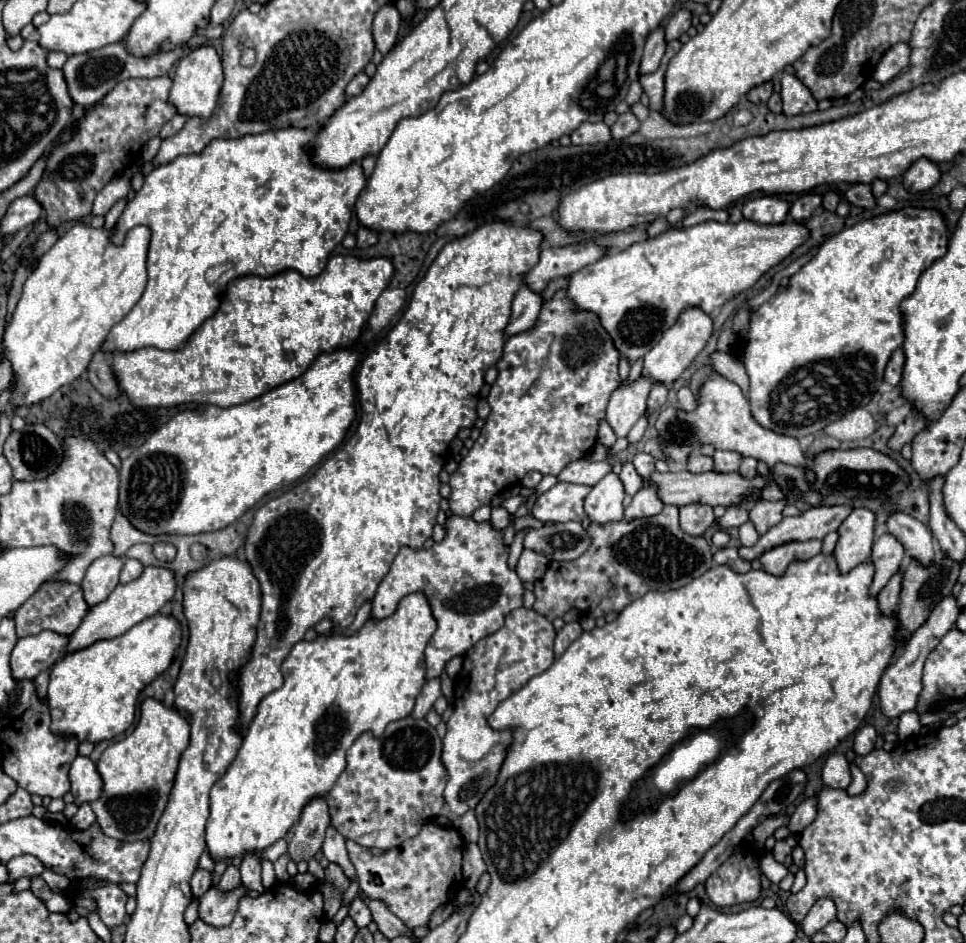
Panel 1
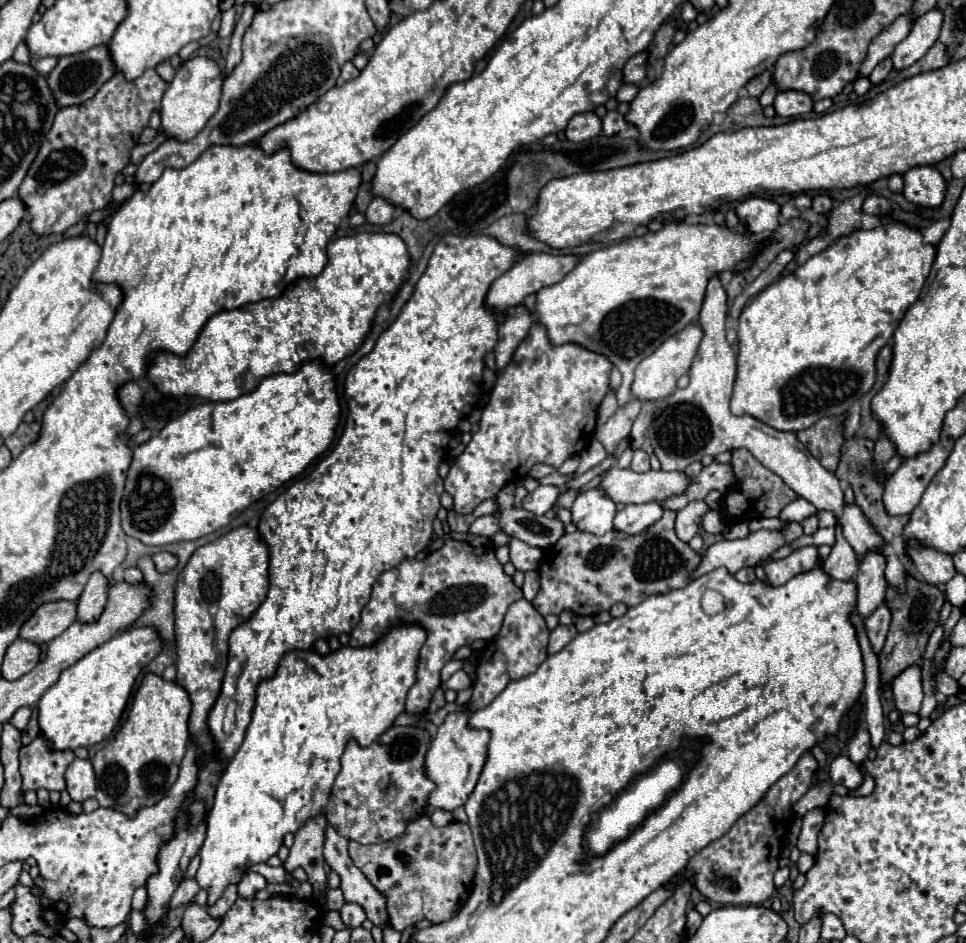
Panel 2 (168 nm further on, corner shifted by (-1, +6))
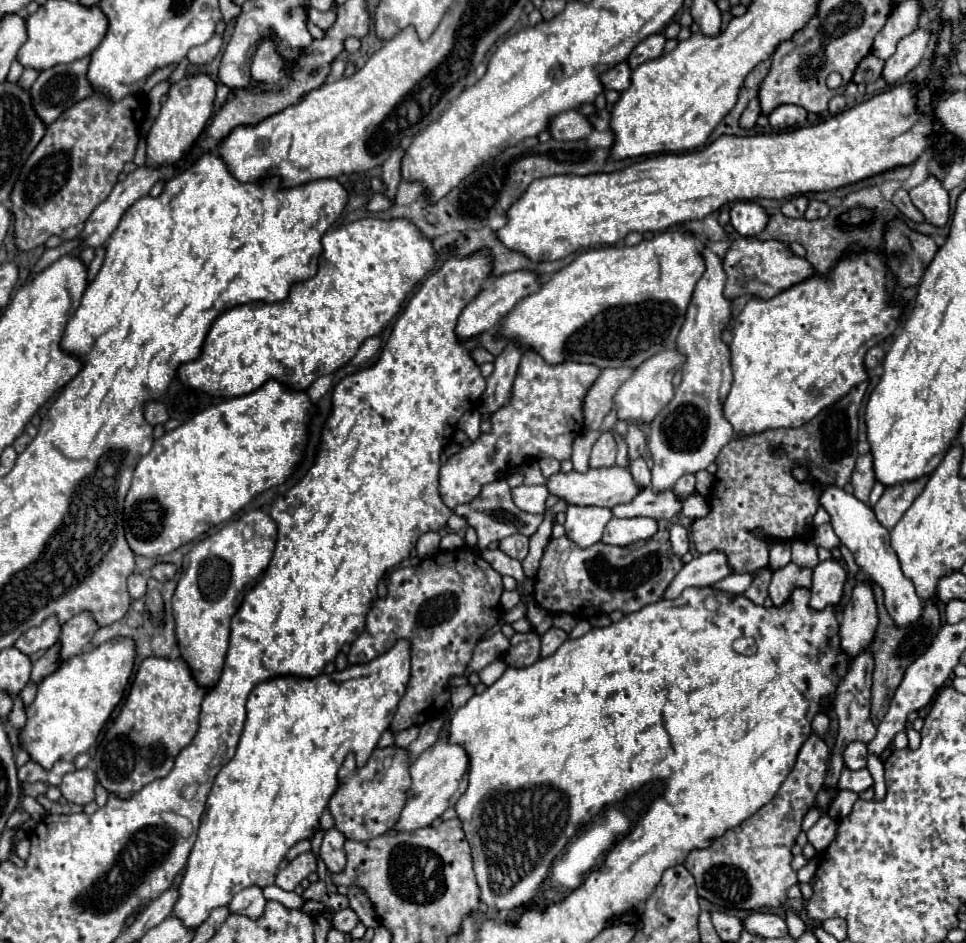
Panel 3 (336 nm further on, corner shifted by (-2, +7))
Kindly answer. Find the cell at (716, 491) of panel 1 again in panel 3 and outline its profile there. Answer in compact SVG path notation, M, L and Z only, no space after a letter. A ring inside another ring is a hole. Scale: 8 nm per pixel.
M612 466L612 468L592 468L584 474L572 470L568 474L556 472L546 480L546 488L550 494L562 498L566 504L576 504L576 506L602 506L602 508L614 508L616 504L630 502L638 492L640 486L634 482L632 474L628 468Z

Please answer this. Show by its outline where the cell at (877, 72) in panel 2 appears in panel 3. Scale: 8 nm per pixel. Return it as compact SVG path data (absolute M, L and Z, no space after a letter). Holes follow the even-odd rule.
M868 54L868 56L858 64L852 82L856 82L856 84L860 84L860 82L864 82L864 84L876 82L876 80L880 78L880 74L882 74L882 68L884 68L884 60Z

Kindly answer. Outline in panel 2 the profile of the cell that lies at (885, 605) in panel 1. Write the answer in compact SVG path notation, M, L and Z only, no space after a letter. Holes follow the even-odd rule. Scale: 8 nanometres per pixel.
M881 603L869 617L865 617L865 631L875 653L879 653L885 643L889 623L891 623L891 611L887 611L887 603Z

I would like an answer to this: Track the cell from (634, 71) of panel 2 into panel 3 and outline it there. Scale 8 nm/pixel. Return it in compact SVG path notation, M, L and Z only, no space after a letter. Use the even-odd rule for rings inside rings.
M620 62L612 70L606 70L604 74L600 74L600 82L602 82L604 90L624 92L630 86L630 72L632 70L630 70L628 62Z

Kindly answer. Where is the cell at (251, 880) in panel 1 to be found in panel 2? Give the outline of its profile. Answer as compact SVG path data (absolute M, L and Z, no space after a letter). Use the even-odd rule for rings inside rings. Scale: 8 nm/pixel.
M249 871L249 873L245 873L243 879L239 881L239 895L251 899L251 897L255 897L255 893L257 893L259 889L265 889L265 887L267 887L265 877L259 875L259 873Z

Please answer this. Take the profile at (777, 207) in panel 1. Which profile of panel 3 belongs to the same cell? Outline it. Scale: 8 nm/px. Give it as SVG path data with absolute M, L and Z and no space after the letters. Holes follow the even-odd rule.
M736 202L730 208L730 224L740 236L758 236L768 224L768 214L754 202Z

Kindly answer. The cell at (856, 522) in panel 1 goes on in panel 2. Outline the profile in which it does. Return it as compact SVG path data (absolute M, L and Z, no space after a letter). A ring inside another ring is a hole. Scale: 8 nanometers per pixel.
M835 527L835 545L831 555L823 561L825 571L833 577L833 579L853 579L855 571L859 569L859 557L857 553L851 549L851 545L845 541L841 527Z

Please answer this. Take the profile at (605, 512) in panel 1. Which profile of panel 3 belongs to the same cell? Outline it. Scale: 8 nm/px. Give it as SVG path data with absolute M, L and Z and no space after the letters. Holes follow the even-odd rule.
M568 506L564 530L566 536L580 548L588 548L602 538L604 526L612 518L608 508L598 506Z

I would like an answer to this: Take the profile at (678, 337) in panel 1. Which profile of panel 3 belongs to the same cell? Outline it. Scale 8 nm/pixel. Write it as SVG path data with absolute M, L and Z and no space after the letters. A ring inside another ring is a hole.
M666 350L666 352L660 352L652 358L648 358L640 368L636 368L632 378L626 380L614 396L618 420L636 422L636 424L650 424L652 418L656 418L656 414L672 400L672 394L674 394L672 376L676 370L680 370L682 364L684 364L684 356L678 350Z

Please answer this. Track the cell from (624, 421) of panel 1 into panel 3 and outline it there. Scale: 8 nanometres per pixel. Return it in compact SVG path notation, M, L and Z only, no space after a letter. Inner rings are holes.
M602 432L590 452L590 468L608 468L616 464L616 442L610 432Z

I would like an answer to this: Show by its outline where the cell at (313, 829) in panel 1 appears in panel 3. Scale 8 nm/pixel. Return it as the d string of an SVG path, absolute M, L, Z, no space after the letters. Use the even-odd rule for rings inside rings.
M304 852L298 858L294 858L286 868L282 868L278 872L276 886L280 886L282 890L294 890L314 870L316 870L316 858L314 858L314 854L312 852Z

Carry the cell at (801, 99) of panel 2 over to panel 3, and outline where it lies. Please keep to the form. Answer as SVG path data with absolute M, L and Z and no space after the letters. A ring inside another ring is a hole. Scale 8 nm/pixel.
M784 104L784 106L778 106L770 116L770 126L772 130L780 132L780 130L786 130L786 128L792 128L792 126L798 126L800 122L804 122L808 116L808 112L800 106L794 106L794 104Z

